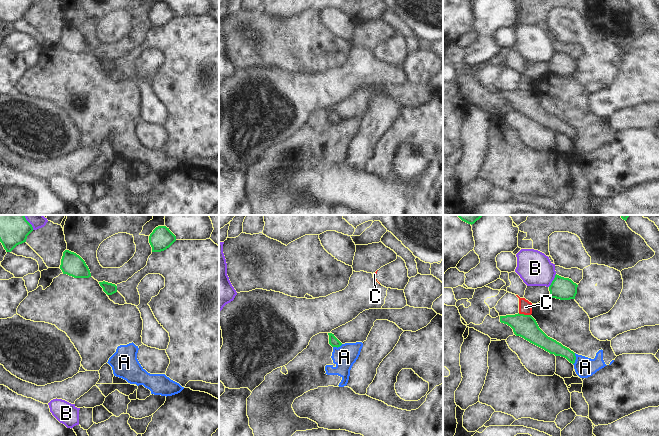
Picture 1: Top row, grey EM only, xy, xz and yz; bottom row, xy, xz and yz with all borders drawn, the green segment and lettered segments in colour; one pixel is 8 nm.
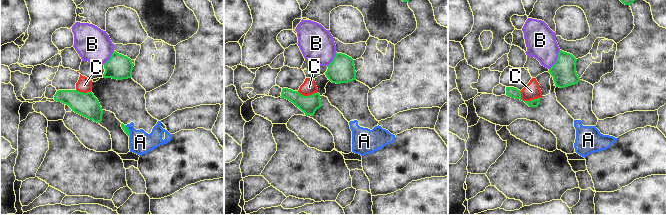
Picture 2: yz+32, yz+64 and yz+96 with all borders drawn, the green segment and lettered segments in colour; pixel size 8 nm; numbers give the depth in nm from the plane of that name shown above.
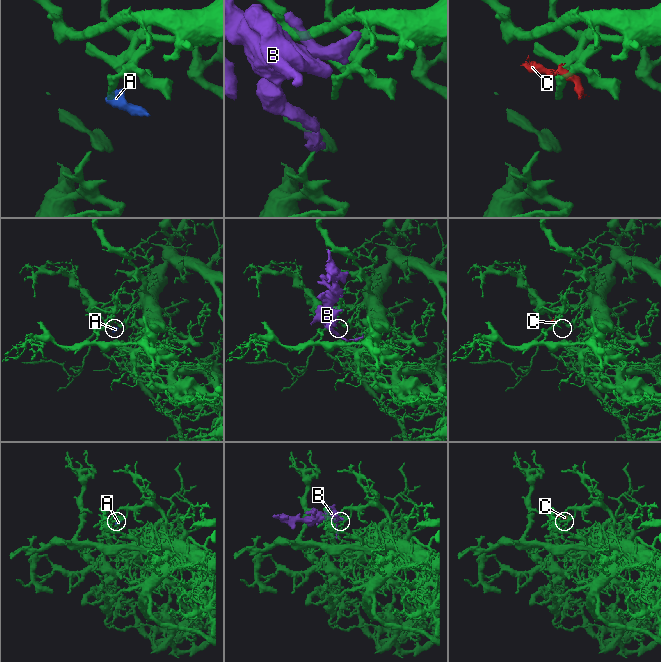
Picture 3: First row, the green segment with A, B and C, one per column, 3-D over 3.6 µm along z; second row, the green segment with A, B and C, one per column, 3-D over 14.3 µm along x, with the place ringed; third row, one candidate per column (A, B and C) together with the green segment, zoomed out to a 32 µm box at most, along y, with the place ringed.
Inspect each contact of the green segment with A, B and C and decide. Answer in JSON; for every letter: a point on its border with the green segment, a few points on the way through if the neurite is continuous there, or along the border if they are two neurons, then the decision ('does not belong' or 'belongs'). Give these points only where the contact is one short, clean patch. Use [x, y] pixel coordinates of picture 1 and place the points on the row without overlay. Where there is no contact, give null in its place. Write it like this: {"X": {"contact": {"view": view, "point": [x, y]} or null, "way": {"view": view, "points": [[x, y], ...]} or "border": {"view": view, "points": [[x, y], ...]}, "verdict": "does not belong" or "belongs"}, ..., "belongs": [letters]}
{"A": {"contact": {"view": "yz", "point": [575, 135]}, "border": {"view": "yz", "points": [[575, 129], [575, 138], [573, 140]]}, "verdict": "does not belong"}, "B": {"contact": {"view": "yz", "point": [553, 56]}, "verdict": "does not belong"}, "C": {"contact": {"view": "yz", "point": [523, 90]}, "border": {"view": "yz", "points": [[518, 89], [530, 91]]}, "verdict": "does not belong"}, "belongs": []}

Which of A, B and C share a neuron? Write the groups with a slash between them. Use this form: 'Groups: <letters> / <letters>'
Groups: A / B / C

